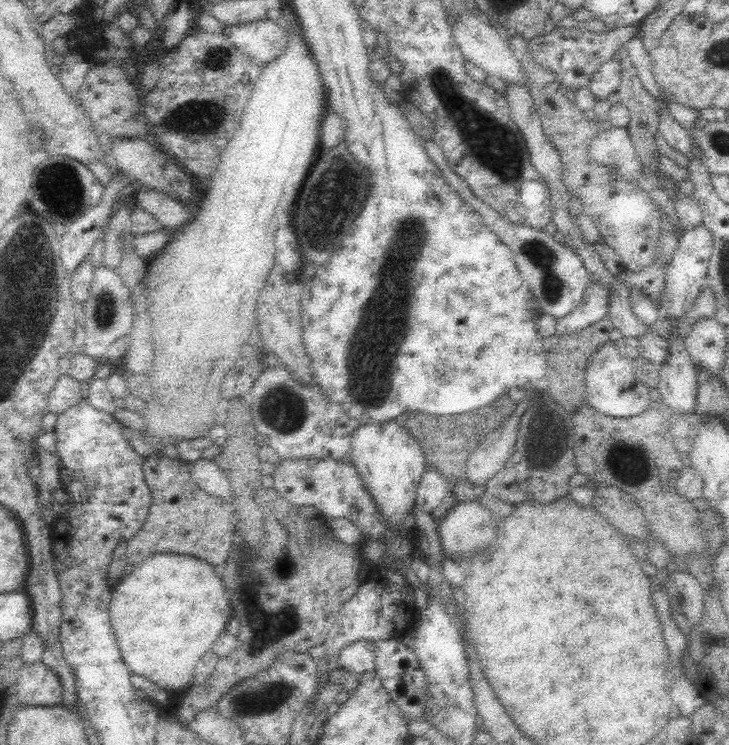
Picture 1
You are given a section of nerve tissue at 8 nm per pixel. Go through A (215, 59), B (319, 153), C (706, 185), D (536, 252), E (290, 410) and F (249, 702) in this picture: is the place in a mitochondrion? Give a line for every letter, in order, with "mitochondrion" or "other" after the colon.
A: mitochondrion
B: other
C: other
D: mitochondrion
E: mitochondrion
F: mitochondrion

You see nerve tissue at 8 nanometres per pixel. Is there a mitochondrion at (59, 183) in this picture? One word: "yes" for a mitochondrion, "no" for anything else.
yes

